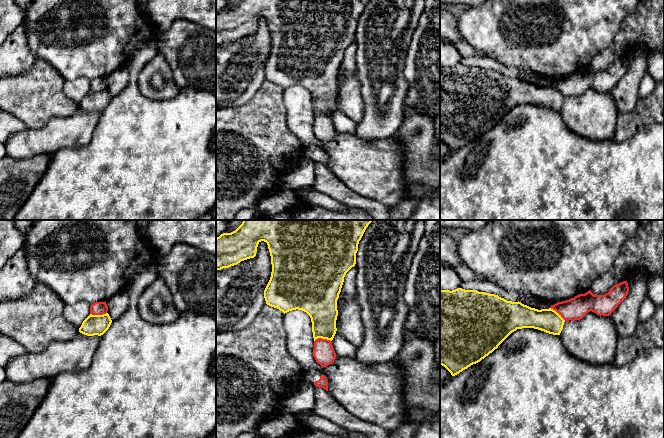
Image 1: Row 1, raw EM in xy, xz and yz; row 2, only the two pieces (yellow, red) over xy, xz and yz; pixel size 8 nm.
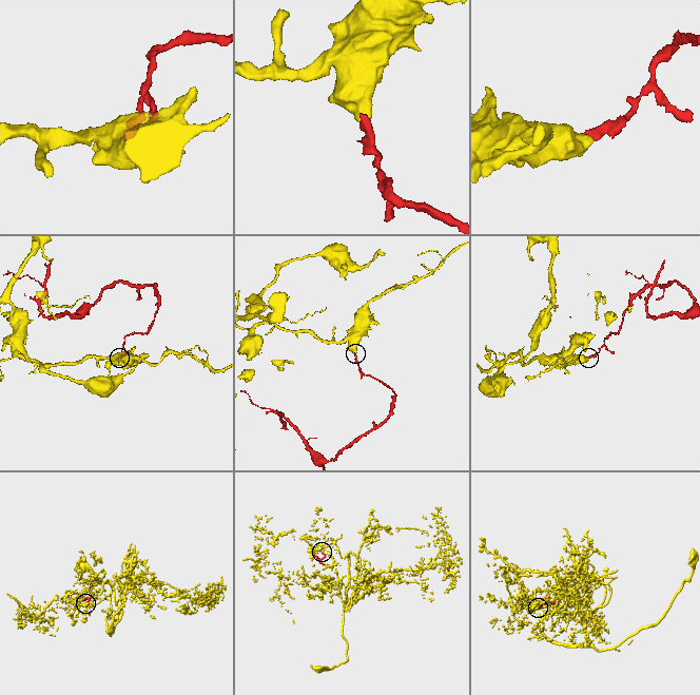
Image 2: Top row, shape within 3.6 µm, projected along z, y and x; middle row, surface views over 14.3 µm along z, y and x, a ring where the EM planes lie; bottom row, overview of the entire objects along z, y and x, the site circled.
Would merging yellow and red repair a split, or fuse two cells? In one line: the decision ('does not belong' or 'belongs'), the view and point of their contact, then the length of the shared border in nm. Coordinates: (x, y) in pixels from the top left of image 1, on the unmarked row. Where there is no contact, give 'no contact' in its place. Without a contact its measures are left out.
does not belong; contact yz (558, 89); length 170 nm

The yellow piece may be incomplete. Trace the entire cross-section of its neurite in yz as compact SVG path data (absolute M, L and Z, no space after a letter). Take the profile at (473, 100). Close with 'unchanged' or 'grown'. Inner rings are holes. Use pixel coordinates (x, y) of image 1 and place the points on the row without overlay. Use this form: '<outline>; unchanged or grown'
M440 66L440 141L455 152L492 129L517 105L534 104L560 111L564 98L551 84L538 86L477 66Z; unchanged

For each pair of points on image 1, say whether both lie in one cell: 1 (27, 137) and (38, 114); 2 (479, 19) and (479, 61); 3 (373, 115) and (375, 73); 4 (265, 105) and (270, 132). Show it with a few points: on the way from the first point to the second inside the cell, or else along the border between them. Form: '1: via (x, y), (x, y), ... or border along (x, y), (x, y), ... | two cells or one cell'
1: border along (52, 118), (40, 127), (27, 128) | two cells
2: border along (486, 55), (498, 60), (507, 67) | two cells
3: via (375, 105), (375, 83) | one cell
4: via (265, 112), (265, 125) | one cell

